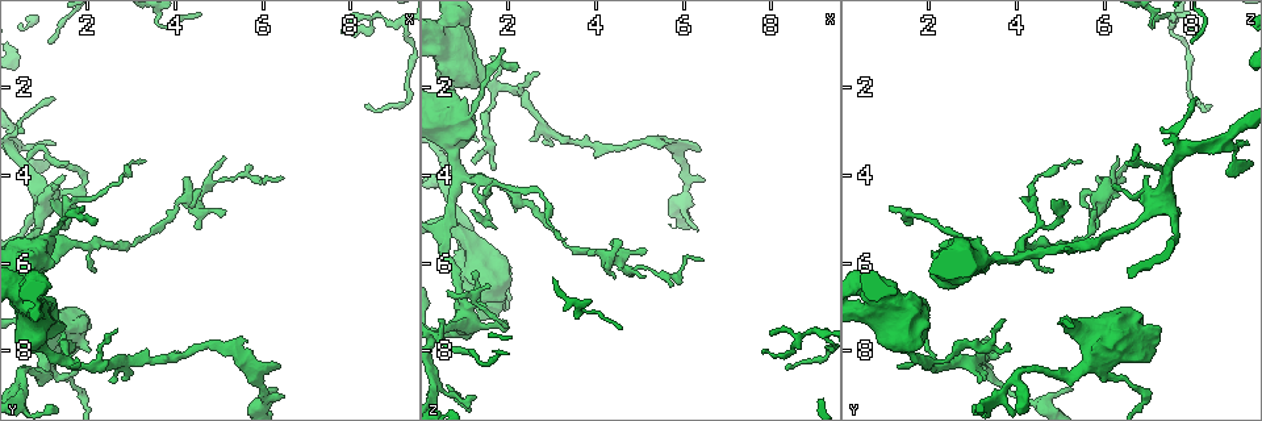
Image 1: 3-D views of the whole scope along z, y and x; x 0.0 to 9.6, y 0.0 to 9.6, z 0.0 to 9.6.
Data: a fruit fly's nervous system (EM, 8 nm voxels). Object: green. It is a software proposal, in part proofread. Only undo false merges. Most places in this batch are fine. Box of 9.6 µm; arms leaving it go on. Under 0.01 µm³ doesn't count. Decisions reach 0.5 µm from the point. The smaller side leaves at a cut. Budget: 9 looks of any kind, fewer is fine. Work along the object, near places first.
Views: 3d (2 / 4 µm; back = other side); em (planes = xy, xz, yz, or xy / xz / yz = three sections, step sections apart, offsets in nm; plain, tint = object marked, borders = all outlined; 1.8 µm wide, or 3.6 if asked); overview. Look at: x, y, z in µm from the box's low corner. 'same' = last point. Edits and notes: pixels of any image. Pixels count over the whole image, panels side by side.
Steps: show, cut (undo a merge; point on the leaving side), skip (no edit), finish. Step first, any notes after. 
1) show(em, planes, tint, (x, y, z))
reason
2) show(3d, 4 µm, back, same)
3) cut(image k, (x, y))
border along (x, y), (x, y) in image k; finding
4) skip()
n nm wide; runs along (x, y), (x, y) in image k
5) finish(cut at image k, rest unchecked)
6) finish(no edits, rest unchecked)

show(em, 3.6 µm, yz, step 8, tint, (1.00, 4.60, 7.25))
four arms meet

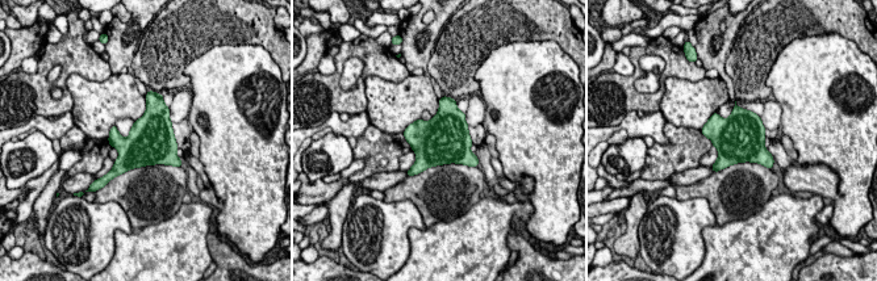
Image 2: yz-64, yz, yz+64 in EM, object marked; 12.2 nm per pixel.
show(em, 3.6 µm, planes, tint, same)

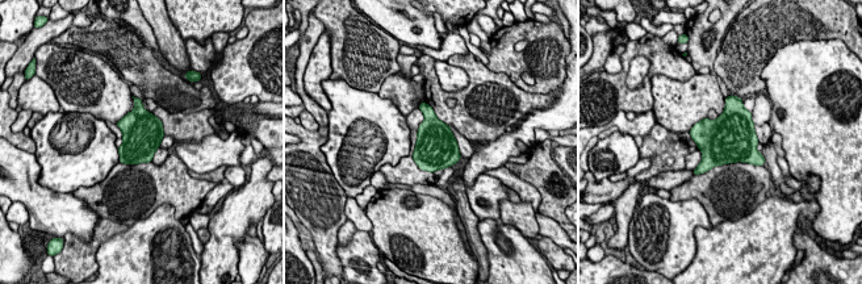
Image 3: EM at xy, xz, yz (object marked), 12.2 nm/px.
skip()
500 nm wide; one neuron here

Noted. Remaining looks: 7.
show(3d, 2 µm, (4.25, 4.50, 5.80))
sudden change in width

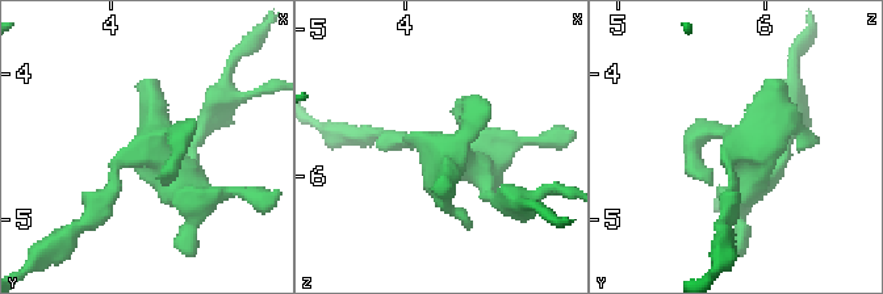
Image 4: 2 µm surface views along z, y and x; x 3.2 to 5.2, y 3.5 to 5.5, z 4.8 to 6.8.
show(em, xz, step 4, tint, (4.24, 4.54, 5.84))

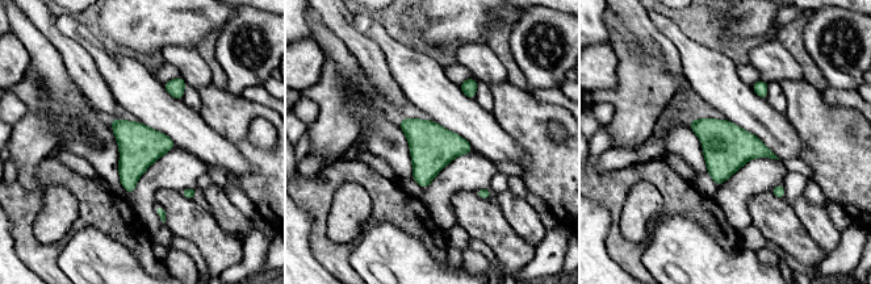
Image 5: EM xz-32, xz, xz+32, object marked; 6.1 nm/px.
show(em, xy, step 4, tint, same)
cut it another way

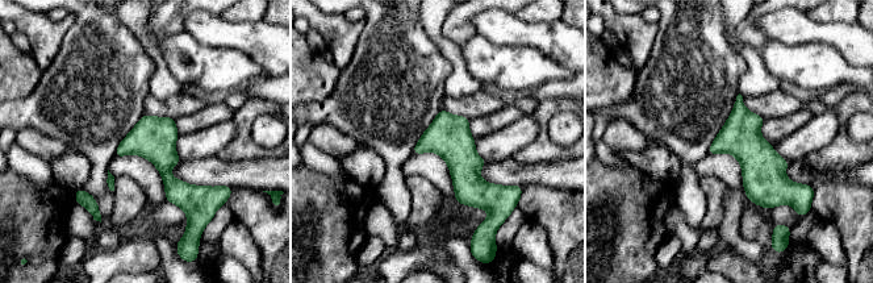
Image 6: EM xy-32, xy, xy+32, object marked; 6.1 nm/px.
skip()
240 nm wide; runs along (739, 99), (742, 138), (790, 199) in image 6; continuous, no second neuron

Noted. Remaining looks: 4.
show(em, 3.6 µm, xz, step 8, tint, (1.30, 5.20, 4.45))
three-way junction

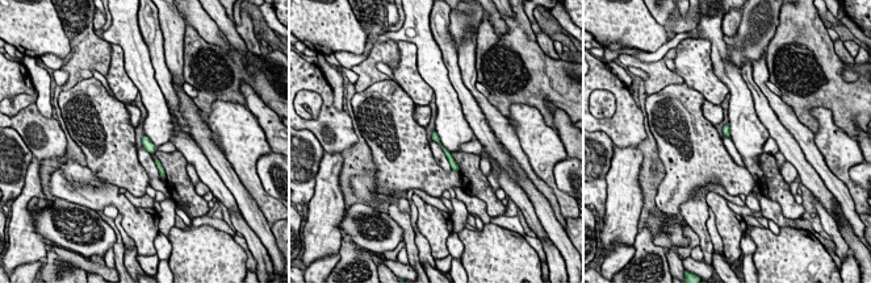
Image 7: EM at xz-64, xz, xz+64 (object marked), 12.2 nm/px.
show(em, 3.6 µm, planes, tint, same)
cut it another way

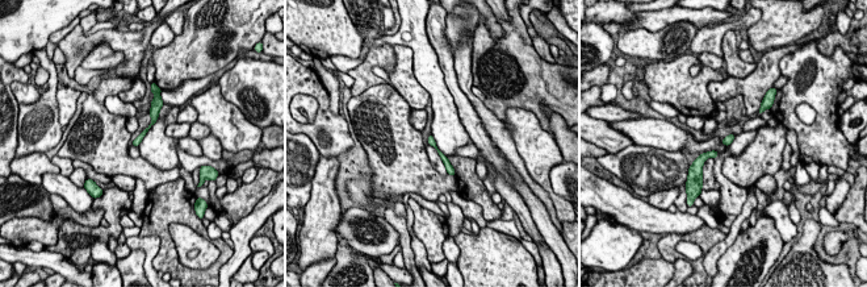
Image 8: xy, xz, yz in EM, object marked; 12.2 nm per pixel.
skip()
runs along (430, 137), (452, 173) in image 8; all the same neuron

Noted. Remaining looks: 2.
show(em, planes, tint, (1.50, 7.90, 3.40))
abrupt turn

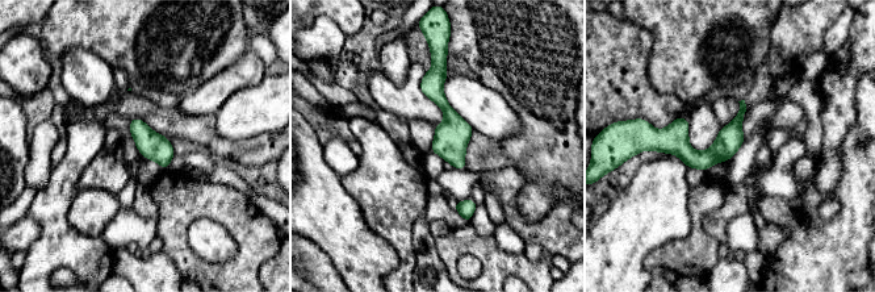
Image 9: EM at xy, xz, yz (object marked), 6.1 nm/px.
skip()
continuous, no second neuron

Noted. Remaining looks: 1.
finish(no edits, rest unchecked)

